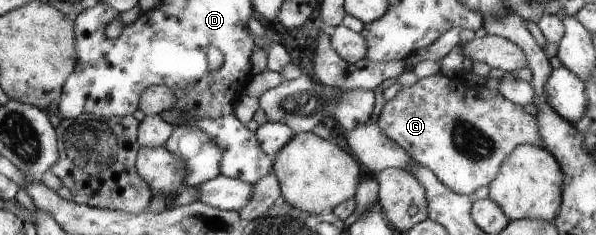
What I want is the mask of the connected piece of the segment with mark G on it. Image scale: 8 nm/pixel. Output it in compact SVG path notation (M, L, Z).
M441 72L419 78L413 87L404 87L385 103L377 122L381 132L414 158L419 166L427 167L434 175L458 194L470 196L480 187L489 186L499 175L500 168L516 148L531 145L546 148L535 115L529 115L522 106L507 100L501 92L485 86L467 88L460 76L446 77Z

